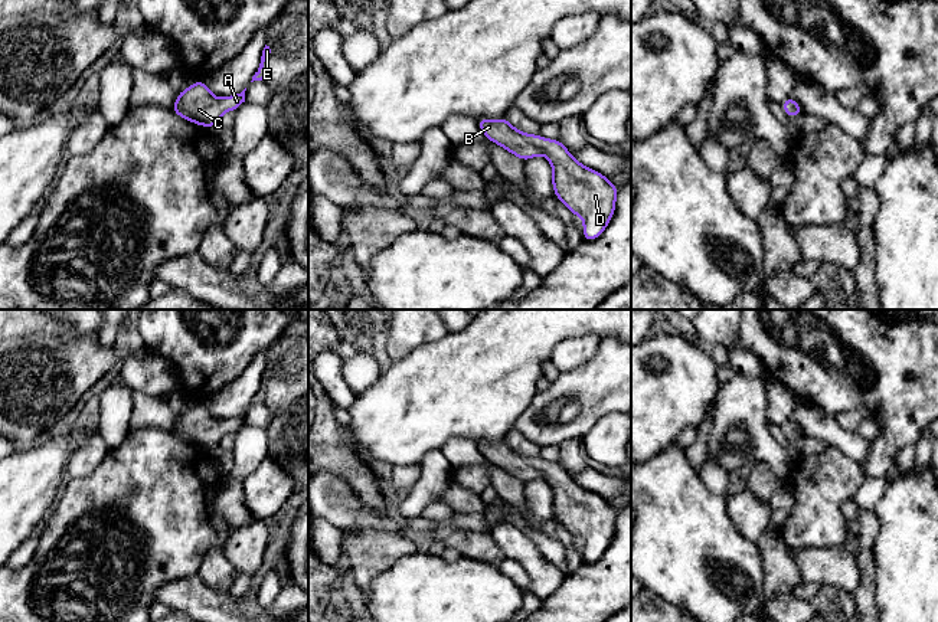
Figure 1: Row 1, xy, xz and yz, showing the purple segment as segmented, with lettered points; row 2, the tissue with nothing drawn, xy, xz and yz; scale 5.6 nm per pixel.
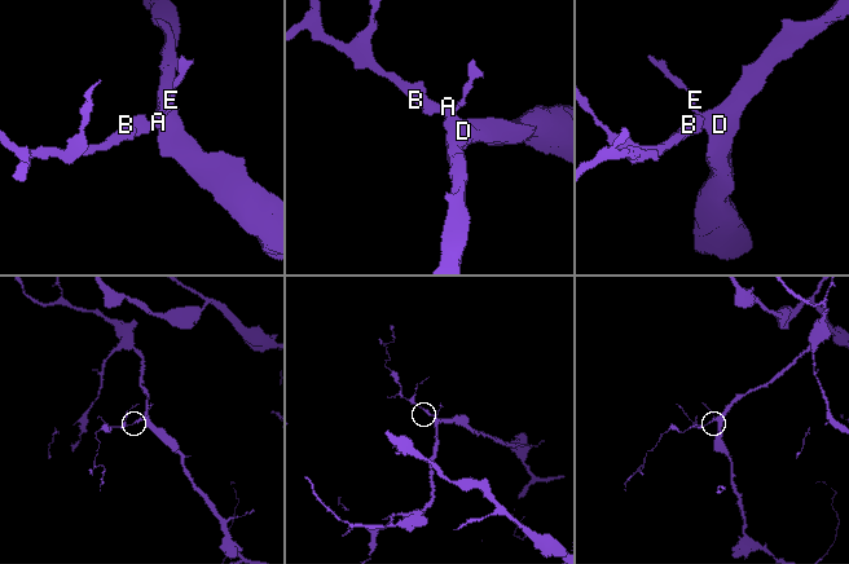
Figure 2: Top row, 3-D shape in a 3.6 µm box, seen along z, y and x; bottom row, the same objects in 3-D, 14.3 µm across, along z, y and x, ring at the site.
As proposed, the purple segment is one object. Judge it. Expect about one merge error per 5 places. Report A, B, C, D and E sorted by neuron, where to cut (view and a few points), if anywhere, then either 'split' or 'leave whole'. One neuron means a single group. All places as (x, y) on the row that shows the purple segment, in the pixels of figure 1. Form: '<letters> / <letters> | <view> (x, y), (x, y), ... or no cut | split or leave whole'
A B C D E | no cut | leave whole

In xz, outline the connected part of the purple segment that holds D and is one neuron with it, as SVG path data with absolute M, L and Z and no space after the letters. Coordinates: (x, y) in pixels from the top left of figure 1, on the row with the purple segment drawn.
M504 118L477 120L486 137L523 161L546 156L552 164L555 196L584 220L584 239L597 239L615 212L618 189L601 173L575 160L559 140L545 140L516 130Z

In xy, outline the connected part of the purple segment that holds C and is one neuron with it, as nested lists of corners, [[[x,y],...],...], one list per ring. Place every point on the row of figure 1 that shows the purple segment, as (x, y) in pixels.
[[[196,81],[179,94],[171,111],[195,124],[213,127],[219,124],[225,111],[235,111],[245,102],[245,91],[246,88],[241,94],[219,99],[206,84]]]

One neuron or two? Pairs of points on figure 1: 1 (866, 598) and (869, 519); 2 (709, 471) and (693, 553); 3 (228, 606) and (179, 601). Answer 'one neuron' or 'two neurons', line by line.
1: one neuron
2: two neurons
3: one neuron

